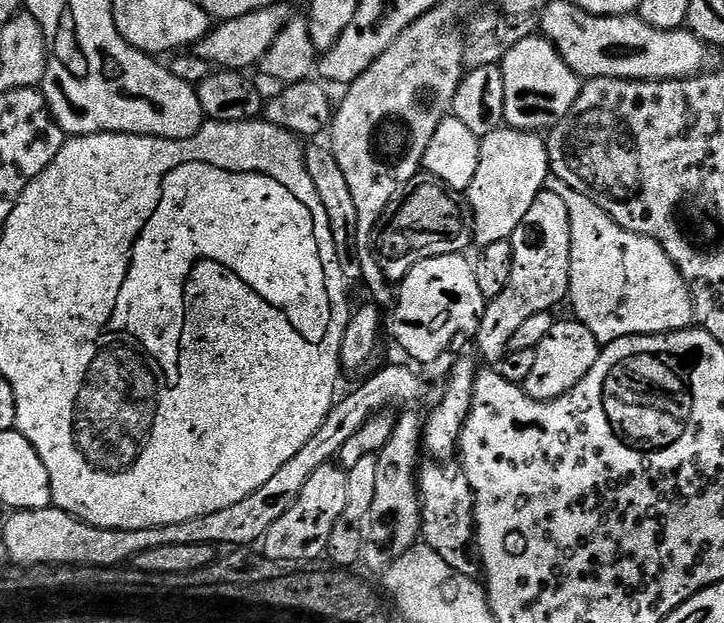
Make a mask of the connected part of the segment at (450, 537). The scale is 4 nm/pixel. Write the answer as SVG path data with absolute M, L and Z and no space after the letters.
M427 462L421 463L418 468L418 493L420 501L420 533L423 543L430 549L434 550L434 554L438 554L438 558L442 558L442 562L446 562L448 568L458 570L458 574L479 577L482 572L480 562L480 549L476 546L476 499L472 493L470 482L466 478L466 474L459 467L448 468L444 462Z

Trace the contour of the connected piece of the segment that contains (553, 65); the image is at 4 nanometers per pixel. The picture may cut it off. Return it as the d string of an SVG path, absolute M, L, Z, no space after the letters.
M542 34L535 35L522 37L499 61L502 82L506 86L504 124L523 132L555 128L570 114L582 87L581 77L564 61L560 51Z

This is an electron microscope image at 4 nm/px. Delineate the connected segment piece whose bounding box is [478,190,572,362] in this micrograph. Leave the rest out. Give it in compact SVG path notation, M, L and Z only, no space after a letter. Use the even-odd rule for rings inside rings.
M540 192L538 198L534 198L534 206L530 206L526 218L522 218L518 230L514 230L511 241L514 270L510 274L510 282L502 294L487 301L478 329L480 352L492 362L500 361L509 352L510 338L514 338L522 322L534 318L534 314L552 312L555 304L568 300L572 231L566 202L562 202L562 198L553 192Z

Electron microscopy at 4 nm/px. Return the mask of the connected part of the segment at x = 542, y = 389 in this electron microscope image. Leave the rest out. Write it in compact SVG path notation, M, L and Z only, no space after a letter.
M575 318L569 320L557 319L553 323L550 334L542 338L540 345L535 348L534 367L530 378L522 385L524 393L535 400L557 400L562 394L574 390L586 374L590 374L590 366L598 362L602 345L590 334L585 324Z

